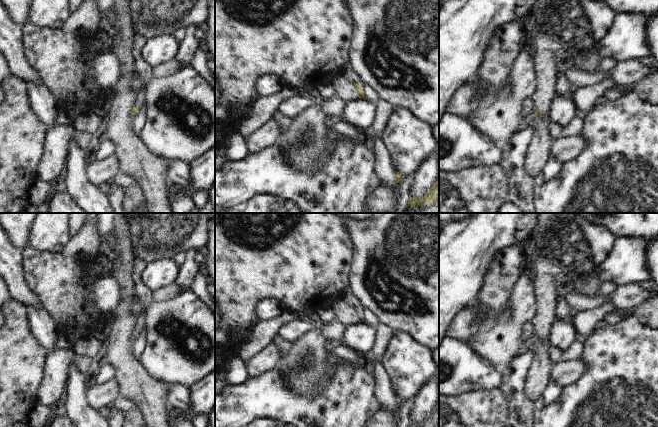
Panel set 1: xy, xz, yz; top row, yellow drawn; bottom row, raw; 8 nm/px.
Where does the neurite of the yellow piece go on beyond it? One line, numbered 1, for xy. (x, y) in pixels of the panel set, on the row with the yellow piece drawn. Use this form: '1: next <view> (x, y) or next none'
1: next xy (140, 96)

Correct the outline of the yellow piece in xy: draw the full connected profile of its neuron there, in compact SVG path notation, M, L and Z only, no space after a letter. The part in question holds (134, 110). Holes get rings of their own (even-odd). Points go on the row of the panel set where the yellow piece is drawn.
M141 88L135 97L135 101L133 103L133 107L131 108L132 116L136 115L140 111L140 107L143 105L145 100L145 88Z

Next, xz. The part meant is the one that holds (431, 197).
M439 179L437 182L433 183L430 190L424 196L420 198L418 197L410 198L408 206L416 208L424 204L431 206L437 203L439 203Z

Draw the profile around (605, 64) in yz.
M602 58L595 71L594 72L606 72L614 68L614 66L617 64L617 60L614 58Z

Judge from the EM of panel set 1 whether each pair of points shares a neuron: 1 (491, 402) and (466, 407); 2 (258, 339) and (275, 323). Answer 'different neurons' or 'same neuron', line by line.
1: same neuron
2: same neuron

